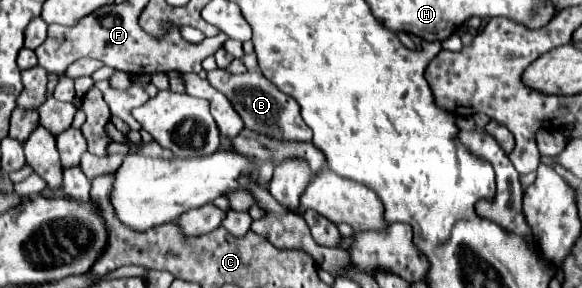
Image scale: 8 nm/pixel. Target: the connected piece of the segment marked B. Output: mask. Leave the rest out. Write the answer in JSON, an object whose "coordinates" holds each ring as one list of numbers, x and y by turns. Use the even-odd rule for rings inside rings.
{"coordinates":[[214,69,208,73,208,81,214,89,222,91,232,101,234,109,240,113,240,117,244,119,244,125,248,129,262,131,262,133,272,135,276,139,296,139,296,141,310,141,312,139,310,127,302,121,298,103,290,95,282,93,276,85,266,81,266,77,262,77,262,73,246,71,242,75,230,75,222,69]]}

